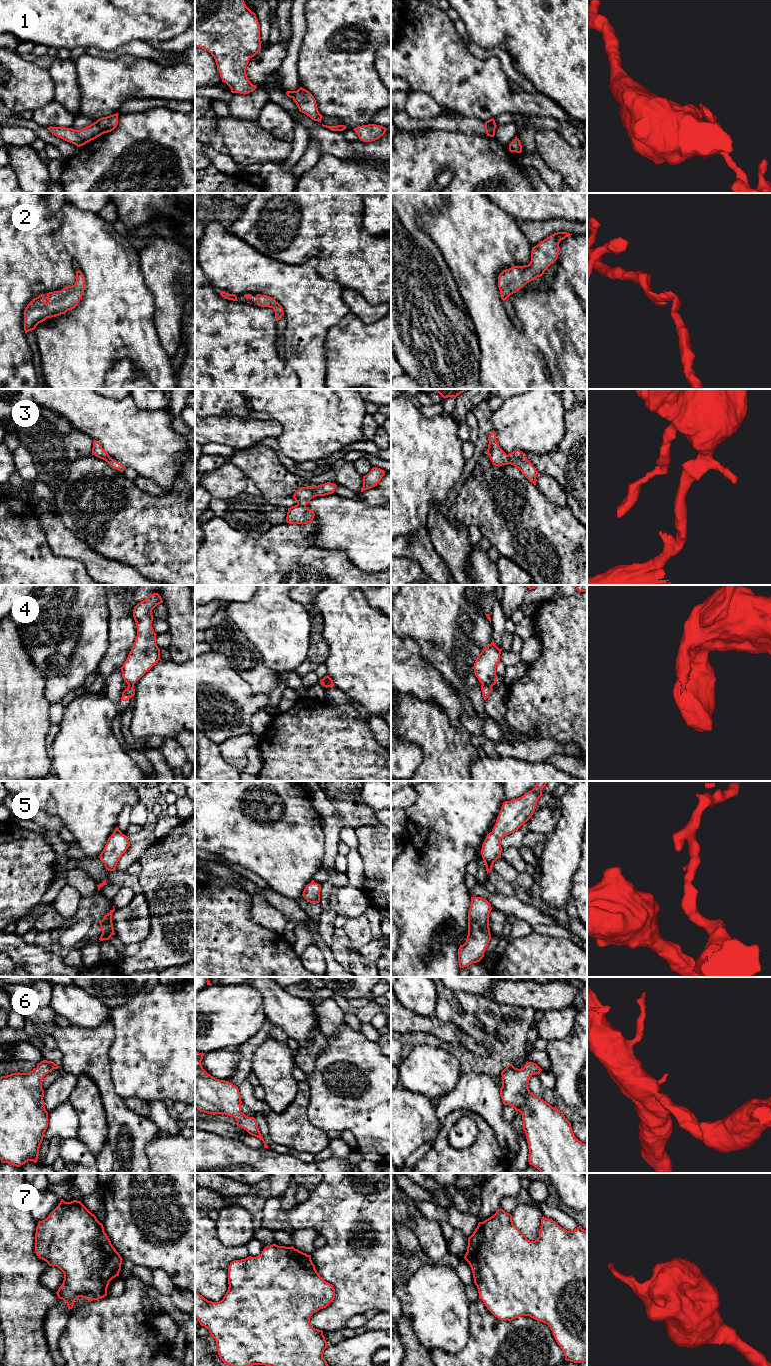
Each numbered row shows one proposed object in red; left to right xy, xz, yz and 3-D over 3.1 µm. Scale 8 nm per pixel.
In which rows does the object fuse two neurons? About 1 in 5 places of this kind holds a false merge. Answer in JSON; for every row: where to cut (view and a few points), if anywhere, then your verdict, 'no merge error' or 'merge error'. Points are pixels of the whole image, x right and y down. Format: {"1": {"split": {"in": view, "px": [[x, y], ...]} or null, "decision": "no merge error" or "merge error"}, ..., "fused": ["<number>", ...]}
{"1": {"split": {"in": "xy", "px": [[96, 121], [103, 133]]}, "decision": "merge error"}, "2": {"split": null, "decision": "no merge error"}, "3": {"split": null, "decision": "no merge error"}, "4": {"split": {"in": "yz", "px": [[482, 684], [491, 687]]}, "decision": "merge error"}, "5": {"split": null, "decision": "no merge error"}, "6": {"split": null, "decision": "no merge error"}, "7": {"split": null, "decision": "no merge error"}, "fused": ["1", "4"]}

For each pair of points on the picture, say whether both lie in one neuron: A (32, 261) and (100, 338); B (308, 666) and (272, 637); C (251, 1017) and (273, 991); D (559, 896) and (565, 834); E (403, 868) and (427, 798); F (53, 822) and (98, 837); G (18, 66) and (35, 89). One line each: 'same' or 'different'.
A: different
B: different
C: different
D: same
E: same
F: different
G: same

